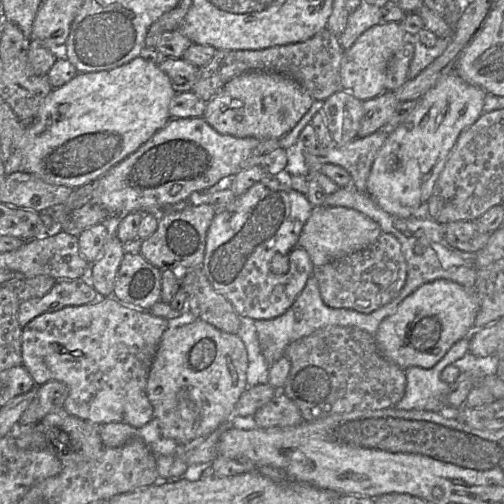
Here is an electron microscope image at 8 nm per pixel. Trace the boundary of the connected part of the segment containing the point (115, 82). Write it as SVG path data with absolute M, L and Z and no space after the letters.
M140 56L117 68L99 72L78 73L69 82L59 88L53 88L41 104L36 117L27 126L27 144L23 150L21 171L35 175L46 183L64 185L77 189L87 183L93 182L105 174L113 166L134 153L140 146L148 141L158 130L163 128L171 119L169 113L170 102L175 96L170 79L157 64Z

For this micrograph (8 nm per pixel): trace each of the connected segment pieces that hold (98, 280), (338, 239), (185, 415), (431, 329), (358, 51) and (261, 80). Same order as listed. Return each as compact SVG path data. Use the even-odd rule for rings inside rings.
M117 236L107 239L99 258L89 269L89 280L98 296L113 297L116 275L124 256L121 241Z
M314 207L300 234L300 244L307 251L313 265L362 250L373 244L381 235L379 224L366 215L347 207Z
M200 319L175 328L168 327L160 339L146 384L153 420L157 421L161 435L182 445L197 438L206 438L234 412L236 403L247 388L247 367L247 351L237 334L223 332Z
M437 279L421 285L407 296L400 303L396 312L380 323L374 339L380 353L400 368L404 370L411 366L431 368L457 341L470 336L475 330L475 318L478 310L479 300L474 288L467 289L456 282Z
M397 22L380 23L361 34L343 54L340 68L343 90L362 102L383 93L385 91L387 66L404 44L405 35L406 33Z
M249 71L231 79L207 102L203 119L222 135L279 139L297 125L313 101L309 93L289 76L277 72Z

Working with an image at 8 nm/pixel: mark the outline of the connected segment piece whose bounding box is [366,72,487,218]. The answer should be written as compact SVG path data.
M449 72L441 77L434 87L418 99L415 110L408 118L388 134L371 167L366 193L389 214L400 218L412 216L422 203L428 202L435 182L460 133L471 126L483 113L486 95L483 89L467 83L455 72Z

